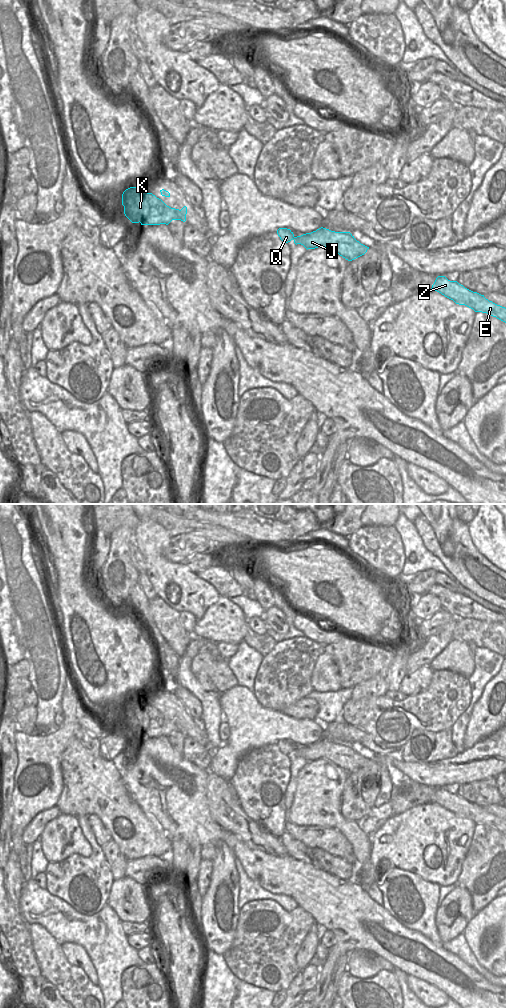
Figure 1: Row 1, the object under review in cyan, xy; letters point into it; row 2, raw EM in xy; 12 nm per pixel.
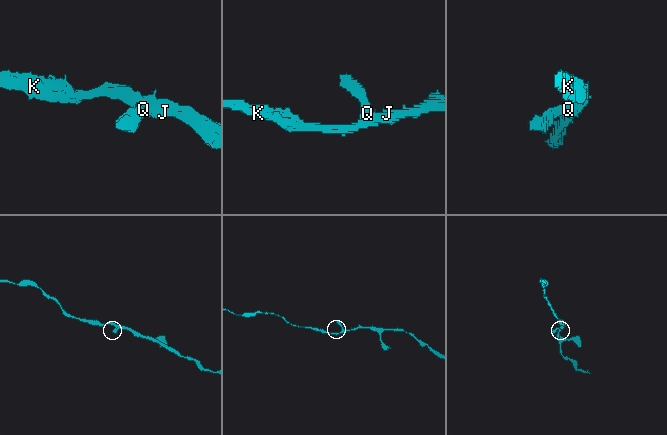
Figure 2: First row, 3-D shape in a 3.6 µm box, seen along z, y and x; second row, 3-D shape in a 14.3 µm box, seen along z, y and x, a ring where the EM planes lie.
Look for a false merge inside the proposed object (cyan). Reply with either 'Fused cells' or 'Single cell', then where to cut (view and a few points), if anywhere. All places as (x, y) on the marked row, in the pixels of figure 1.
Fused cells. Split along xy (279, 228), (285, 228), (290, 232)

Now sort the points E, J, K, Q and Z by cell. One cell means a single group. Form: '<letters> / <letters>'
E J K Z / Q

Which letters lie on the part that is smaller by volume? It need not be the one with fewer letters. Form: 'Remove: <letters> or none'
Remove: Q

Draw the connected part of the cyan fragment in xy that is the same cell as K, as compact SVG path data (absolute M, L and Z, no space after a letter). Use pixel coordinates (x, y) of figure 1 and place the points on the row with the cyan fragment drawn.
M130 187L122 194L124 214L132 223L141 225L168 225L172 220L186 221L187 207L181 210L167 206L145 189Z

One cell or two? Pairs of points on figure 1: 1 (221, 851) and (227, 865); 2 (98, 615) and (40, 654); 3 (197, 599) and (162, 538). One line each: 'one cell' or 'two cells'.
1: one cell
2: two cells
3: one cell

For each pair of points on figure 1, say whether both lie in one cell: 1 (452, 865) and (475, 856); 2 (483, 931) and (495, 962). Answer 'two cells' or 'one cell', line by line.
1: two cells
2: one cell

